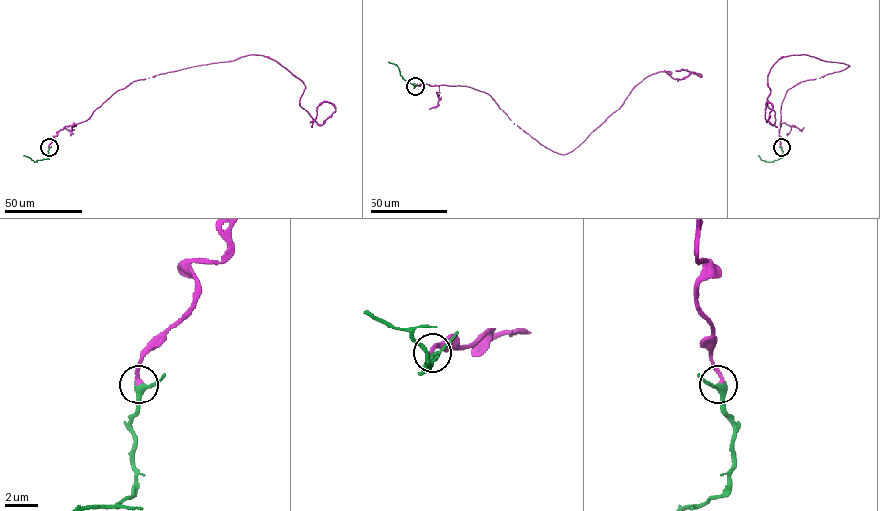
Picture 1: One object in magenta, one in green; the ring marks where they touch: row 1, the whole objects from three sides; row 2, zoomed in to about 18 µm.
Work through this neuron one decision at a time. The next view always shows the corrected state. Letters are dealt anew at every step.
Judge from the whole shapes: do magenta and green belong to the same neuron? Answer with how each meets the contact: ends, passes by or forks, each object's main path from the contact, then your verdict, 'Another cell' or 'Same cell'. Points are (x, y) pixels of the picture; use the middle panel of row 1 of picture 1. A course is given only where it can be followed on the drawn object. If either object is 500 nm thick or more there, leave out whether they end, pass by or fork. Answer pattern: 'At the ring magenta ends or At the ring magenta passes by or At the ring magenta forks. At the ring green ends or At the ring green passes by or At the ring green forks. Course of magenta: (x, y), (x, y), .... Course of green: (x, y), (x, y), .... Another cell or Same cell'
At the ring magenta ends. At the ring green passes by. Course of magenta: (414, 86), (484, 92), (514, 124), (562, 154), (648, 76), (701, 76), (676, 70). Course of green: (414, 86), (403, 78), (395, 64), (388, 62). Same cell

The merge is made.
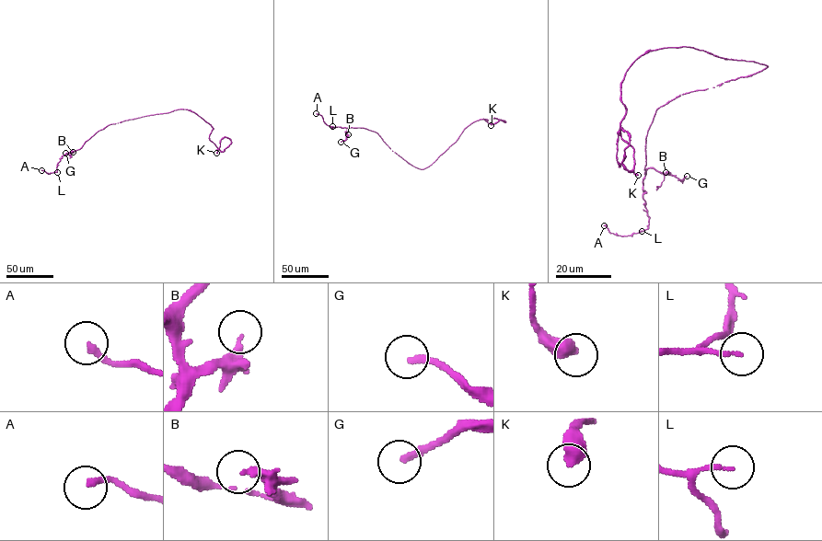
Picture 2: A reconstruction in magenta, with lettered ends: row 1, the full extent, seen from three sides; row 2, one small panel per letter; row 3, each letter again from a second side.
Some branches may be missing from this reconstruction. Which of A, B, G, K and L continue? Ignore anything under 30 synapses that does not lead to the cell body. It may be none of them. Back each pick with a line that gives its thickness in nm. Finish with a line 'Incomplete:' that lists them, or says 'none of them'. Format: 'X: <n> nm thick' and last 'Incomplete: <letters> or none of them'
G: 240 nm thick
Incomplete: G

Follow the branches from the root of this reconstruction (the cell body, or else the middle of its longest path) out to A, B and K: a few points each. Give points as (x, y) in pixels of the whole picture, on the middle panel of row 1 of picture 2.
A: (426, 167), (420, 169), (408, 163), (373, 131), (360, 127), (331, 129), (316, 113)
B: (426, 167), (420, 169), (408, 163), (373, 131), (348, 127), (348, 134)
K: (426, 167), (474, 121), (487, 119), (483, 119), (491, 125)

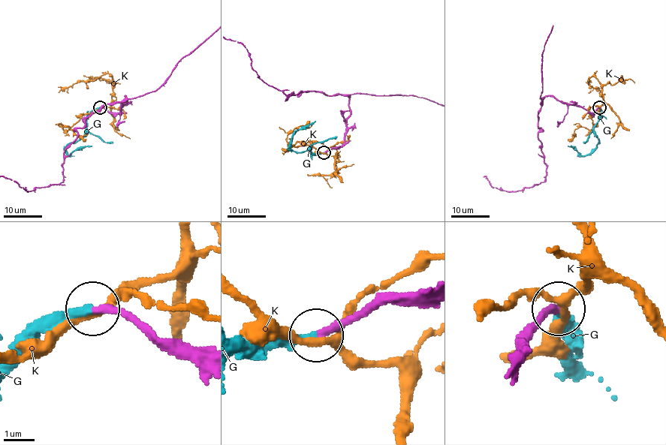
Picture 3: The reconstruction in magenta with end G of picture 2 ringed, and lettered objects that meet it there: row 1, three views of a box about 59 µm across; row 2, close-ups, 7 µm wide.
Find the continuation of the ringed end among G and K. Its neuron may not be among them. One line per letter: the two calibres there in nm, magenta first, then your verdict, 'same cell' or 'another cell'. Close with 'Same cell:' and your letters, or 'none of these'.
G: calibres 240 and 280 nm; same cell
K: calibres 280 and 220 nm; another cell
Same cell: G

